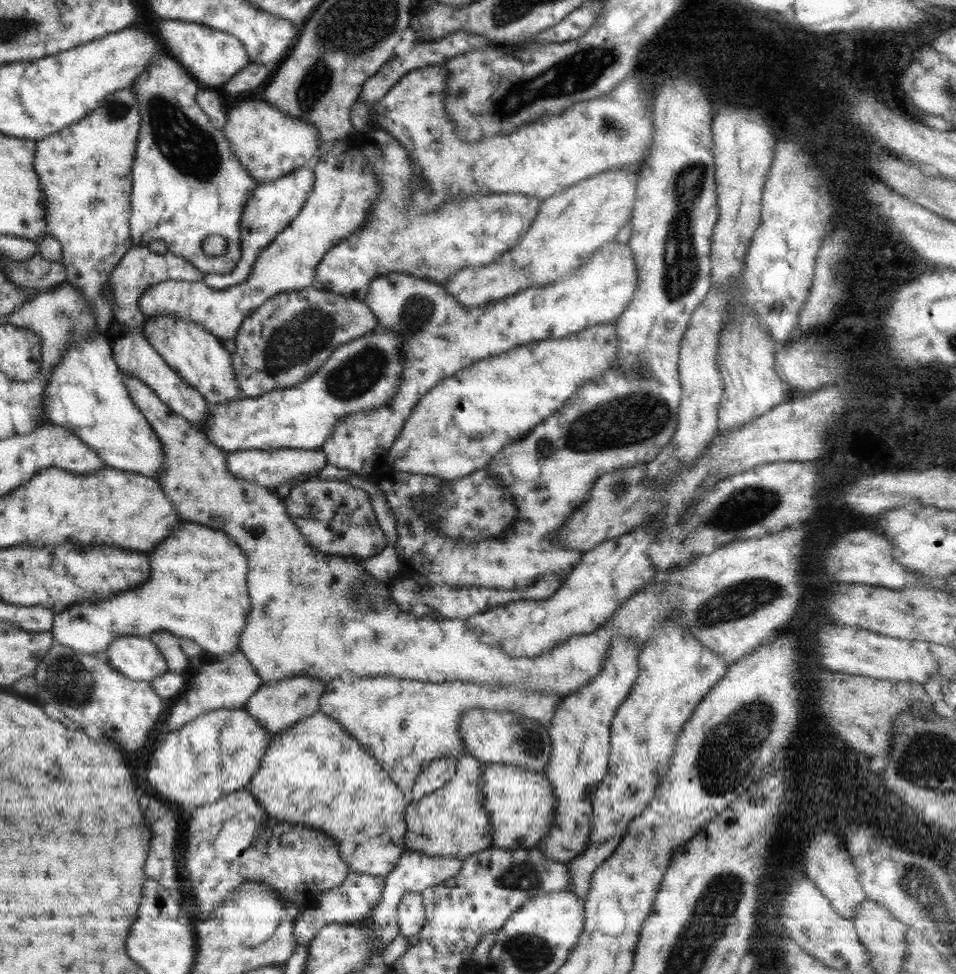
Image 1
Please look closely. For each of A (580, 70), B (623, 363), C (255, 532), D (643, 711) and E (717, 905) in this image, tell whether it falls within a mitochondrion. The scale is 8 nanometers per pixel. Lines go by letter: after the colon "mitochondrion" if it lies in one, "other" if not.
A: mitochondrion
B: other
C: other
D: other
E: mitochondrion

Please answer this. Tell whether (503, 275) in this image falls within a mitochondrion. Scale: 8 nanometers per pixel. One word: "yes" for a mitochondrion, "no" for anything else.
no

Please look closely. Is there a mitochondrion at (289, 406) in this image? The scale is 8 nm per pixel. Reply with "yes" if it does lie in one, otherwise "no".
no

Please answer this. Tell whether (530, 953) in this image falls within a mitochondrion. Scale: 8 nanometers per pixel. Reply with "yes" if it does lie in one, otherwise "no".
yes

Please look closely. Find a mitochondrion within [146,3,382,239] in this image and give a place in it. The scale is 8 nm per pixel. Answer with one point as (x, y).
(192, 151)

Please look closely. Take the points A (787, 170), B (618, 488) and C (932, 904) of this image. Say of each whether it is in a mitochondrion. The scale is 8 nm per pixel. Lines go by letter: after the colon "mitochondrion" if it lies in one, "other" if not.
A: mitochondrion
B: mitochondrion
C: mitochondrion

